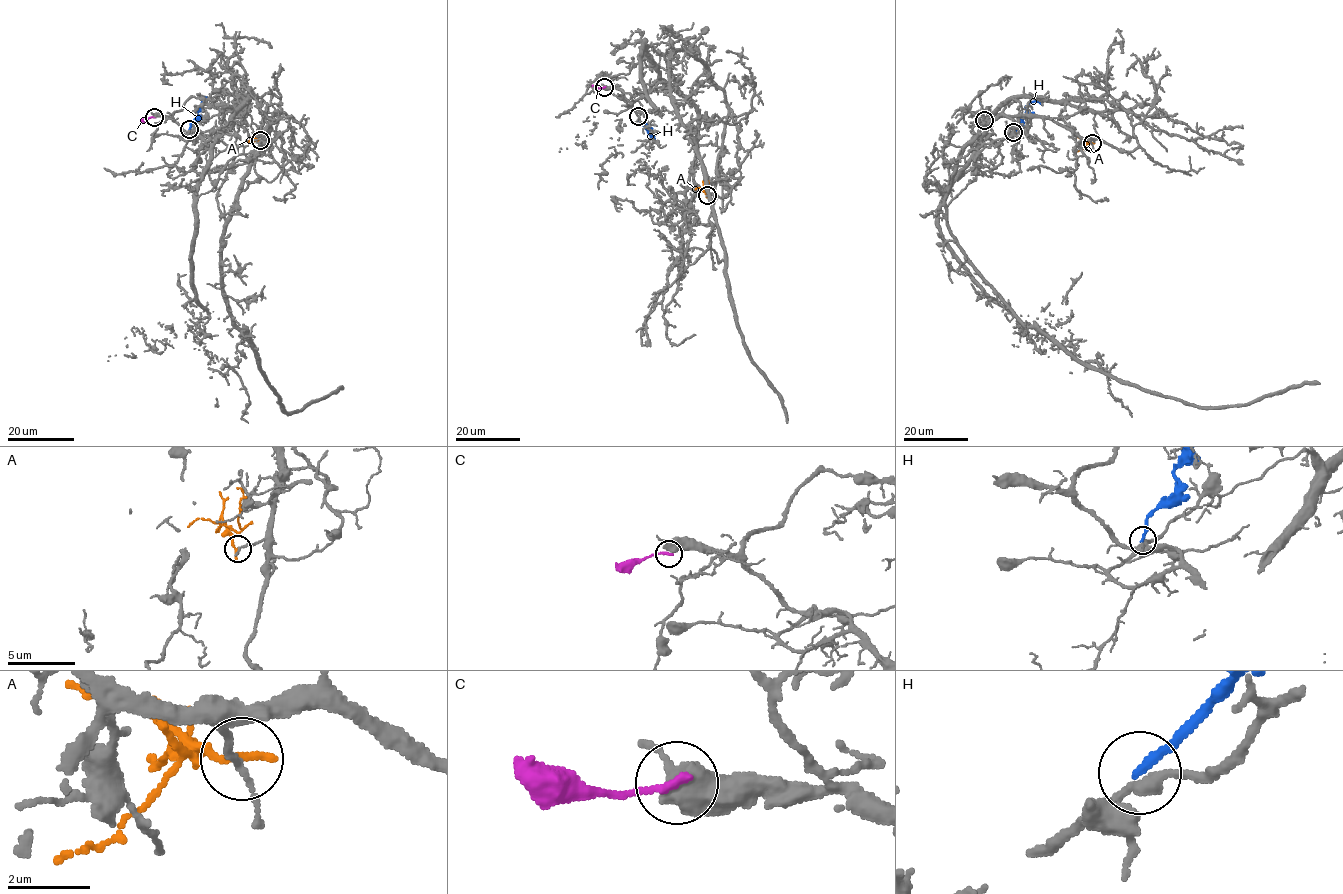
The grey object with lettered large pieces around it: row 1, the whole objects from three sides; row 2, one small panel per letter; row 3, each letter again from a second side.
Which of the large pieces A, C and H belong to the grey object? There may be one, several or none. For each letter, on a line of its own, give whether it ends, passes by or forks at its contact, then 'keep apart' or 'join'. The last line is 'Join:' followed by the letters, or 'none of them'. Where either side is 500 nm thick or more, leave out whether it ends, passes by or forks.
A: it ends | keep apart
C: keep apart
H: it ends | keep apart
Join: none of them

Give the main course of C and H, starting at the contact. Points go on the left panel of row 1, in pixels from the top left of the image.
C: (154, 117), (141, 121)
H: (189, 129), (203, 101)

